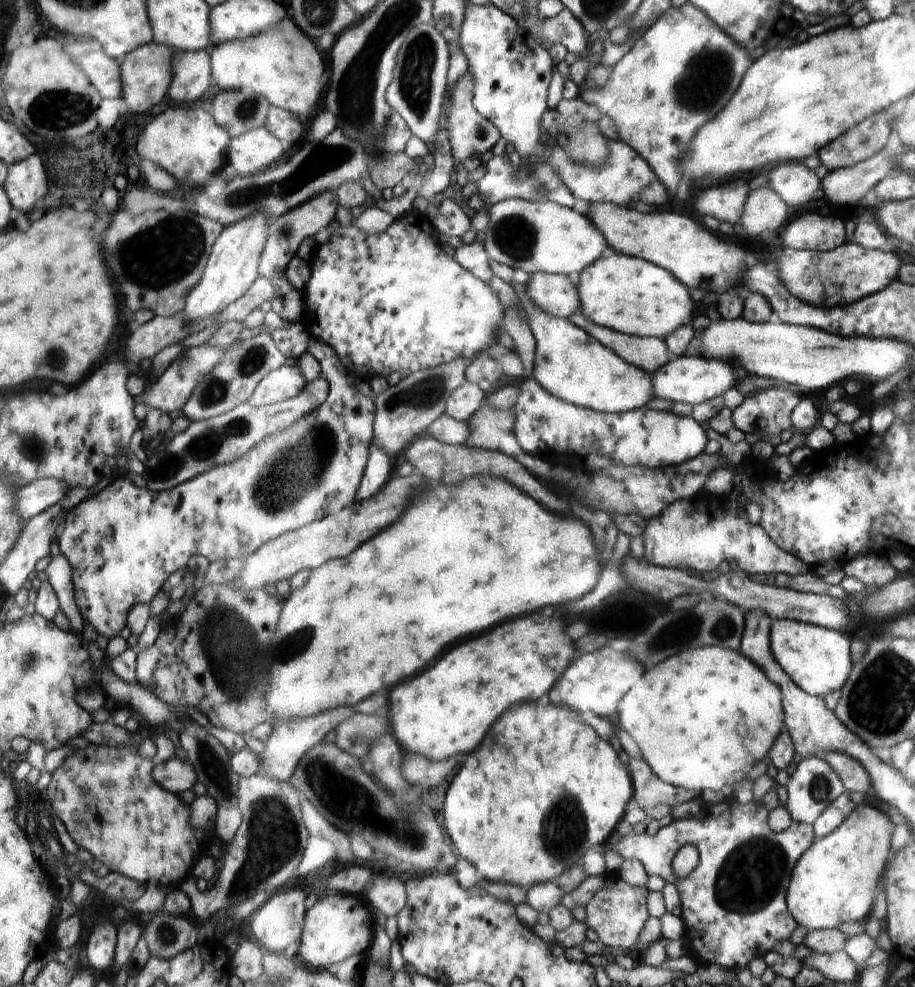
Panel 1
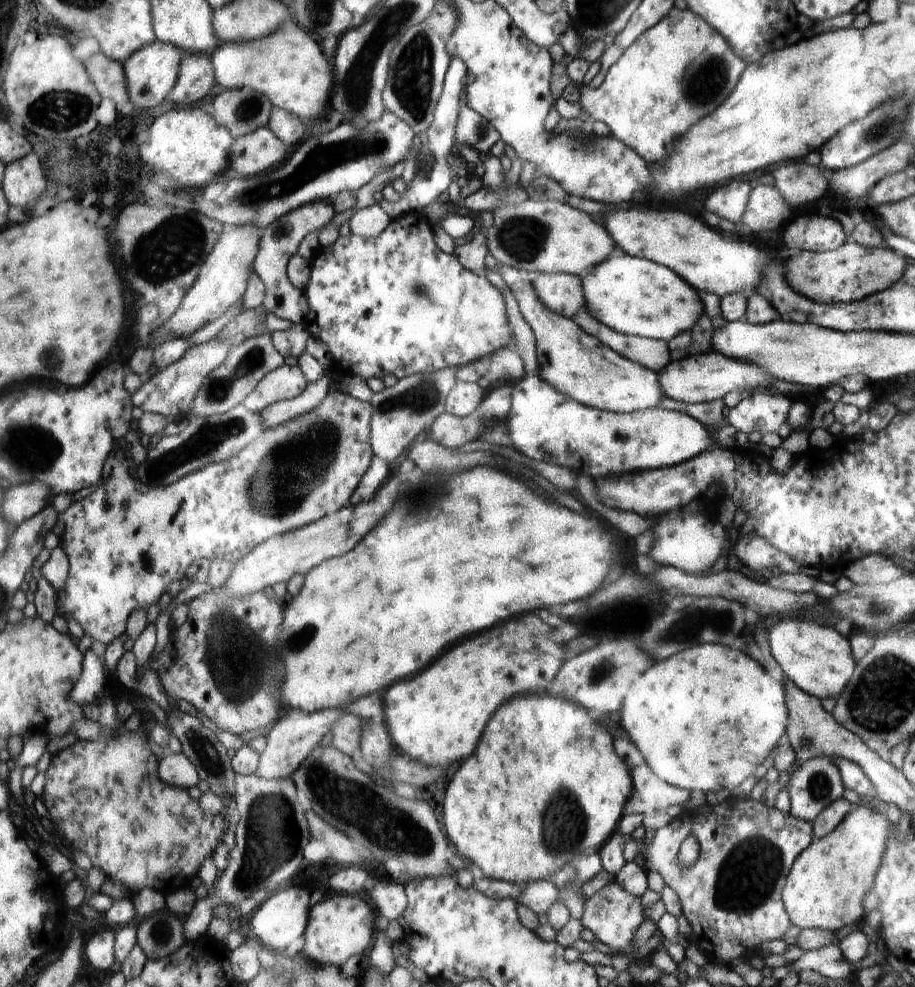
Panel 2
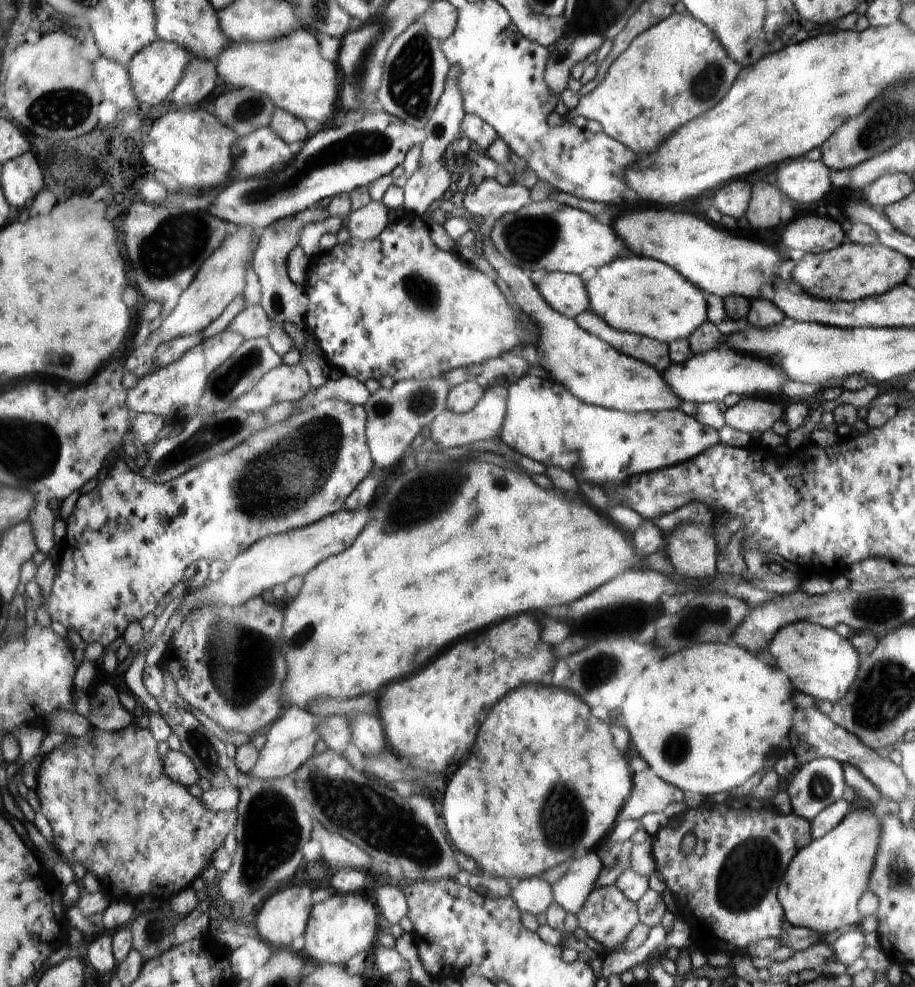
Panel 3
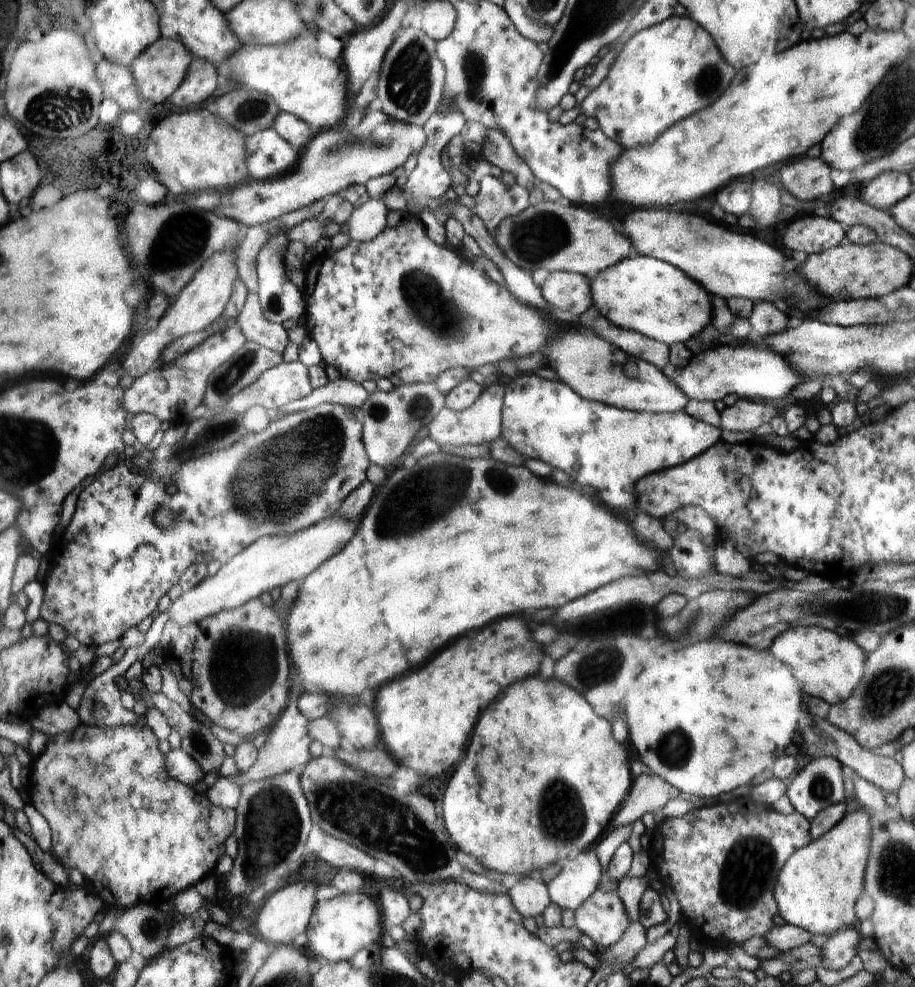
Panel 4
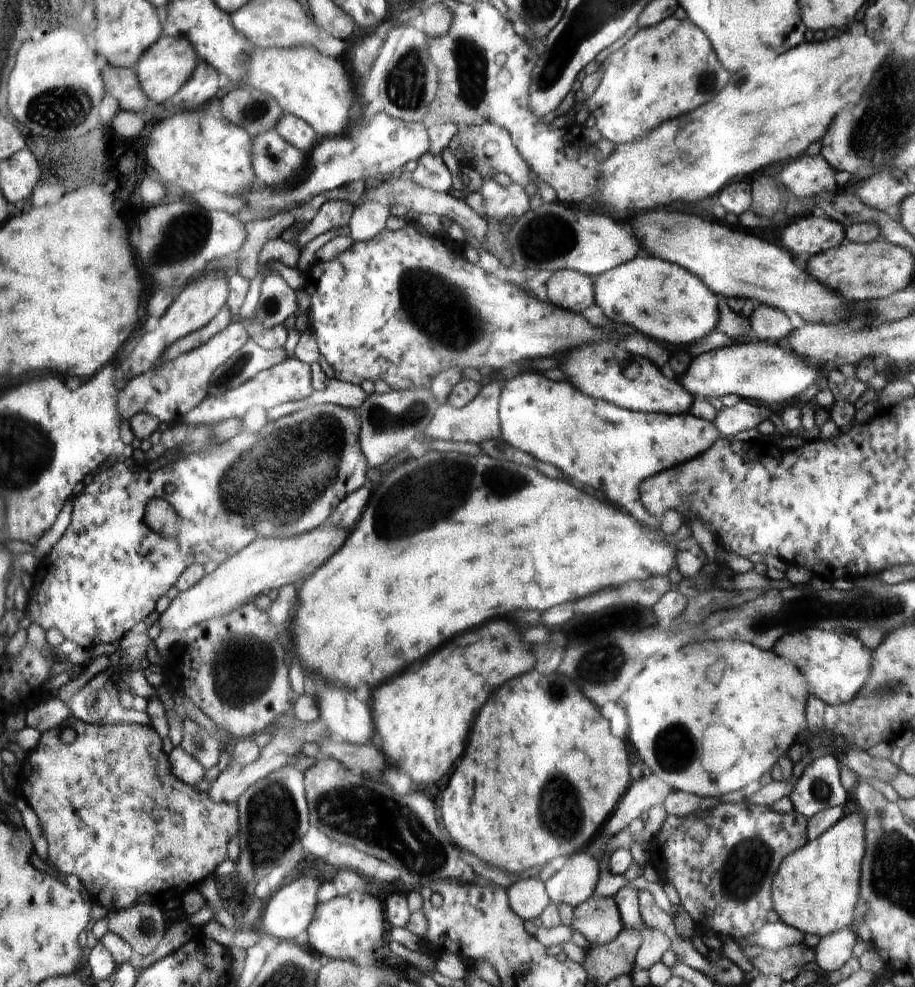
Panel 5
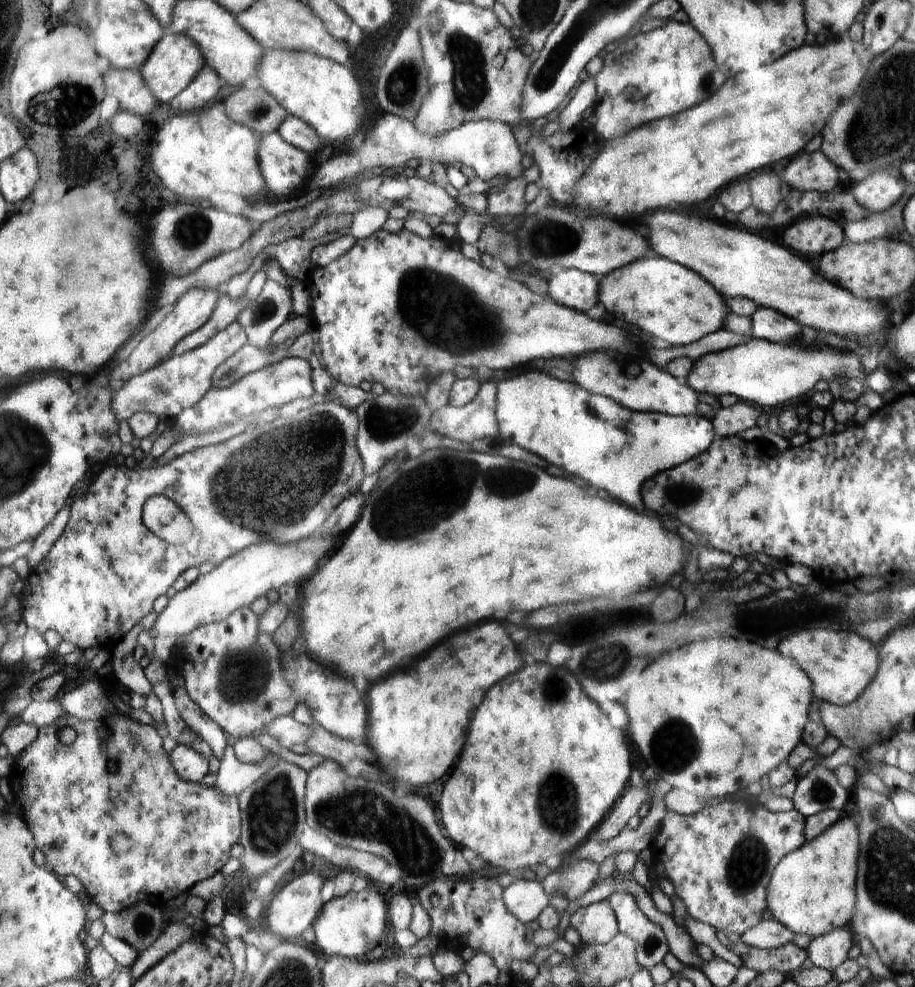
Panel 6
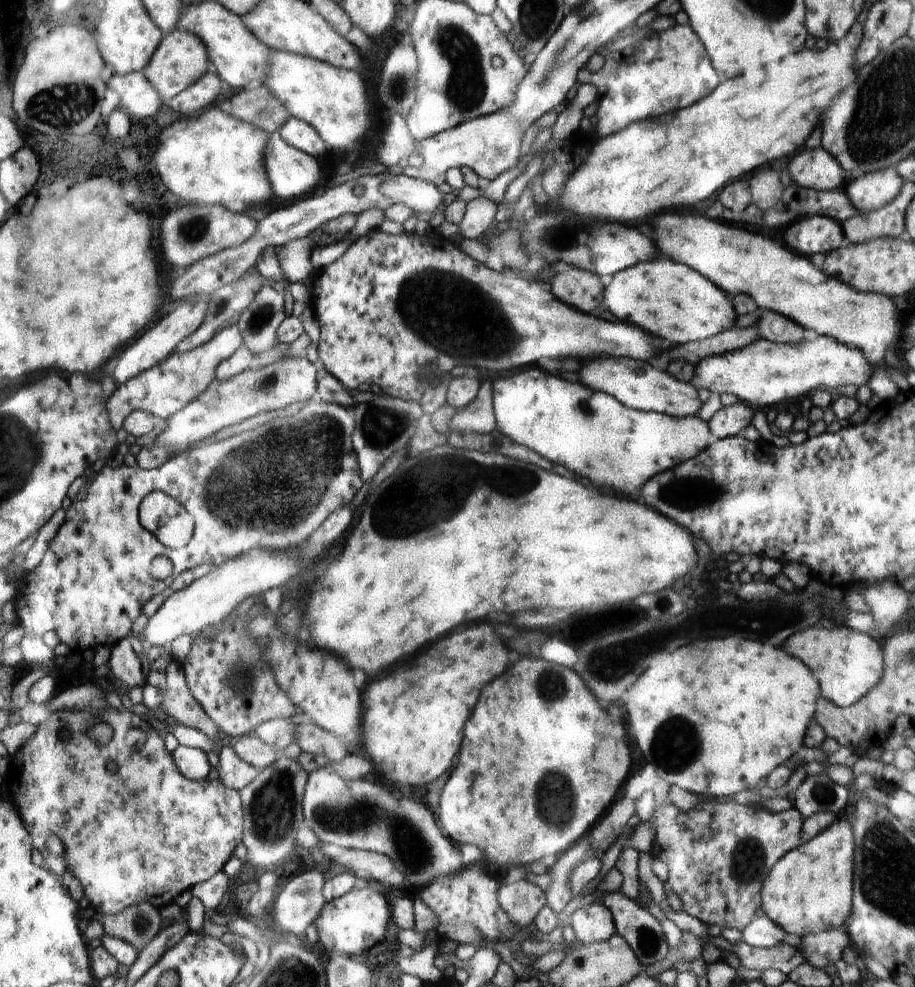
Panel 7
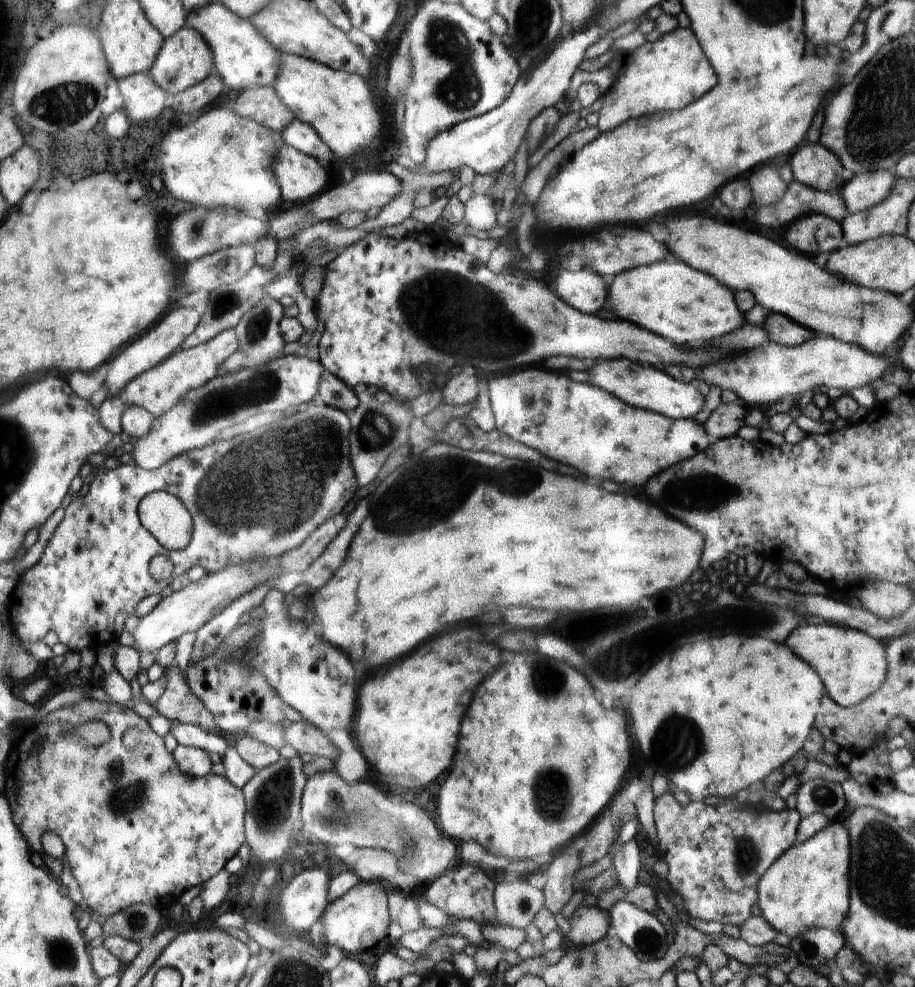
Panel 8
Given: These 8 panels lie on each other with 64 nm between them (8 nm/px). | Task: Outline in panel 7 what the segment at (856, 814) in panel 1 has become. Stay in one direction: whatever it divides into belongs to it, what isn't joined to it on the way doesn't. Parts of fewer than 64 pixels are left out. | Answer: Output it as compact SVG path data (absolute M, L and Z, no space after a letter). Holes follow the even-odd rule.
M821 812L809 816L803 823L803 844L794 851L787 852L784 860L776 864L776 872L768 875L764 882L764 914L781 926L787 933L796 936L806 936L822 931L839 929L852 912L853 894L853 866L854 866L854 838L852 826L846 822L836 821L834 813Z

